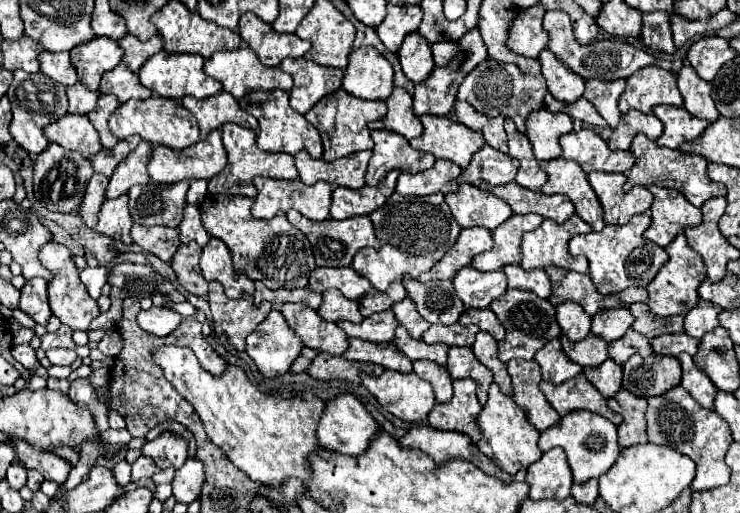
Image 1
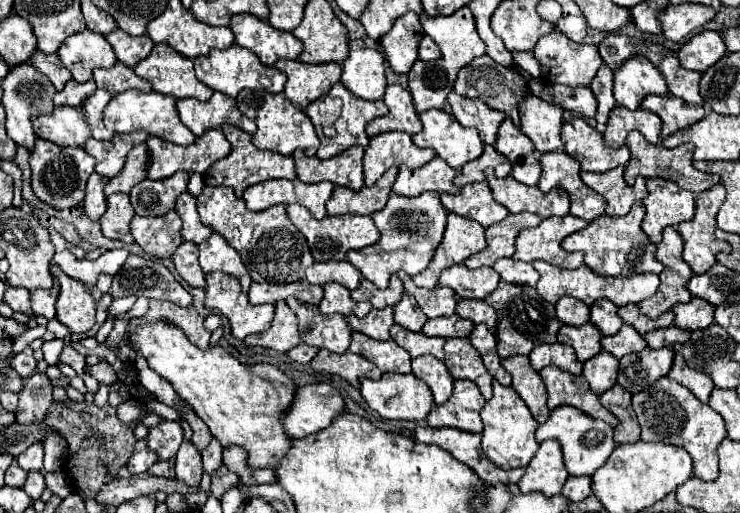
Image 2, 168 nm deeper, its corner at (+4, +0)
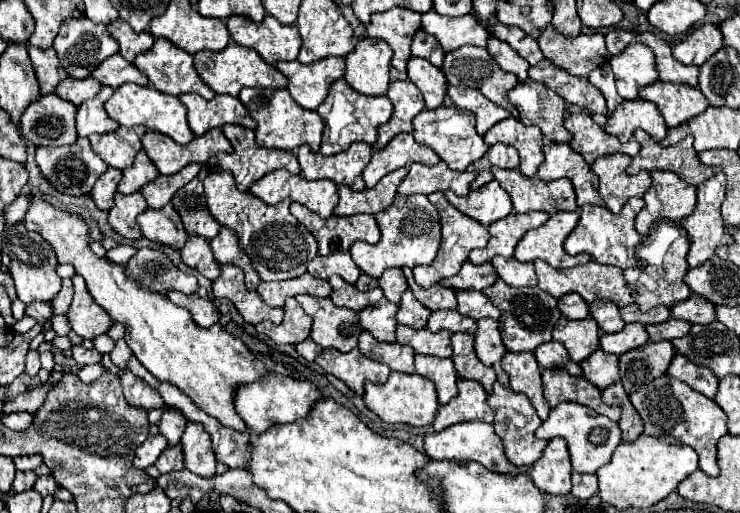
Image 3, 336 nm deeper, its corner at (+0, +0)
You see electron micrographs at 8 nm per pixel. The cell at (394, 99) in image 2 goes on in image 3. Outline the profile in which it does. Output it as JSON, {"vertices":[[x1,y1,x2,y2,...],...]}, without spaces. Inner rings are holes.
{"vertices":[[395,81,389,85,387,91,389,101,393,103,393,115,391,119,379,127,379,137,375,143,375,149,383,149,395,135,403,133,403,131,411,131,411,119,421,113,421,109,425,107,423,99,421,99,421,91,417,91,417,87,411,81]]}

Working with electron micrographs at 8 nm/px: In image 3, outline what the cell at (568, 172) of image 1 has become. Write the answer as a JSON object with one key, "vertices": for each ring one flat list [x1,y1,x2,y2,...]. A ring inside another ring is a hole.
{"vertices":[[549,143,543,147,545,161,541,163,537,175,543,181,553,181,567,177,571,179,575,193,577,193,577,205,595,203,603,205,603,199,599,195,599,179,591,171,591,167,577,155,567,143]]}

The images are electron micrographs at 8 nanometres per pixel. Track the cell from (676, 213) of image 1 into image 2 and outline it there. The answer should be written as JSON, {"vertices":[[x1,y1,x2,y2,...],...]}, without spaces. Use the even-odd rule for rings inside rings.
{"vertices":[[659,177,647,179,647,189,649,195,643,199,647,213,641,223,641,229,651,239,651,243,657,245,661,243,661,235,665,227,693,219,695,195]]}

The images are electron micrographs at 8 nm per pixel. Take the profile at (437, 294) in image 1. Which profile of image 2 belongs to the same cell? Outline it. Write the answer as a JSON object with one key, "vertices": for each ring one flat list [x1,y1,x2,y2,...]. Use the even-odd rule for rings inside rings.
{"vertices":[[397,271,397,277,403,281,405,291,417,299,419,307,427,317,451,317,457,307,457,295,449,287,433,287,433,289,419,289,413,279,405,271]]}

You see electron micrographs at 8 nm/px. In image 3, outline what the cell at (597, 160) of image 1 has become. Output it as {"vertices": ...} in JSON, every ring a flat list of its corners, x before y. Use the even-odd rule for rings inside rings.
{"vertices":[[571,113,565,119,565,127,573,133,571,139,571,149,583,155,583,159,591,165,597,157,601,155,611,155,611,153,627,153,631,157,637,155,639,143,635,139,621,143,617,137,607,135,593,119,589,113]]}

